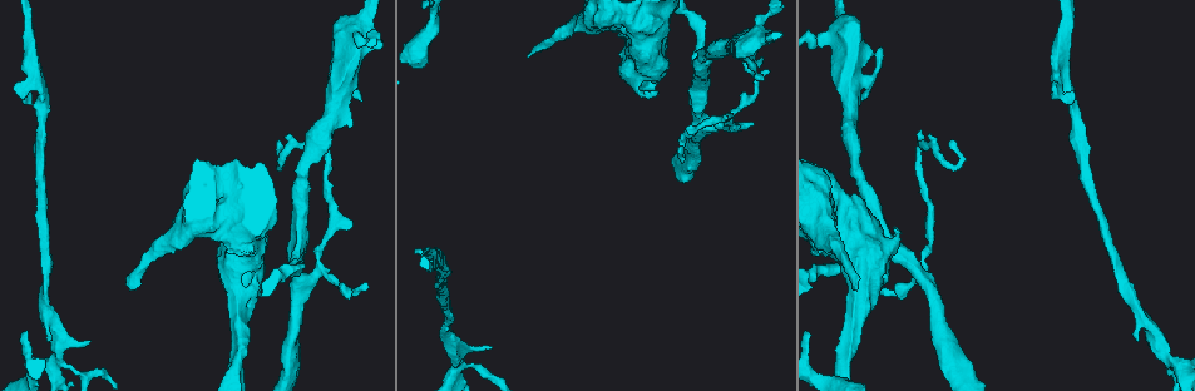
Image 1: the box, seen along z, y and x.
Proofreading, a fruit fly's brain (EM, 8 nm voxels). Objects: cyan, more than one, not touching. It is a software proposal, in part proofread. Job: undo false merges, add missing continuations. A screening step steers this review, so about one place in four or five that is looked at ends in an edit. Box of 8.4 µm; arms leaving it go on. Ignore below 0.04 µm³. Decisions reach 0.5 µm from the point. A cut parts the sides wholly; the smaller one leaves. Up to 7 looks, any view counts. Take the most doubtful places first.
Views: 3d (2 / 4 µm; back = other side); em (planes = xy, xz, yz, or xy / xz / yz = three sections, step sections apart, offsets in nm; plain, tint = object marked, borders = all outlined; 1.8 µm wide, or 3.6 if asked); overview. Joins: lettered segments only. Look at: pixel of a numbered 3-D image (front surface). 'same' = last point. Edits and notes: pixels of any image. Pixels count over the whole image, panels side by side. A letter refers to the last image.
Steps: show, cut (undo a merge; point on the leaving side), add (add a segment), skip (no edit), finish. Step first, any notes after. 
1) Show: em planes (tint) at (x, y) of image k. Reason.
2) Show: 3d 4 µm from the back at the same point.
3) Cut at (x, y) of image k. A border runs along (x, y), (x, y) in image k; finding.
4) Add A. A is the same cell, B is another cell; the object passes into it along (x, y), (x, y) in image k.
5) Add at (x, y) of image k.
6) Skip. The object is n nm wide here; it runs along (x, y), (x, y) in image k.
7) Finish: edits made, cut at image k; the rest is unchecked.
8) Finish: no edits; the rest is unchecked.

Show: 3d 4 µm at (855, 286) of image 1. An open end.

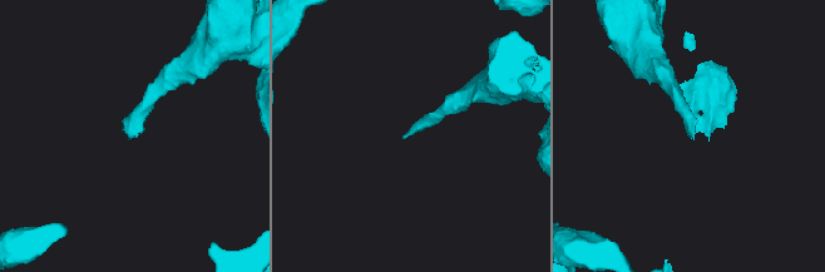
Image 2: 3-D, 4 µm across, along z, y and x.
Show: em yz step 8 (borders) at (129, 137) of image 2. Now the EM.

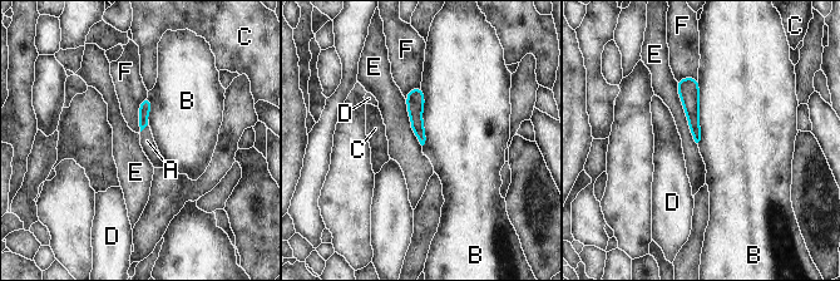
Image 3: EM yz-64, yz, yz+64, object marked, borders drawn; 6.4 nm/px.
Show: em planes (borders) at the same point.

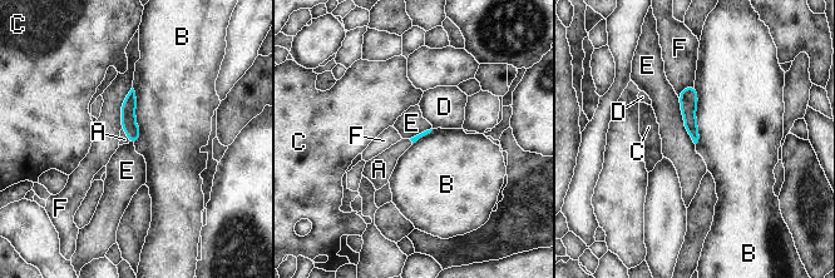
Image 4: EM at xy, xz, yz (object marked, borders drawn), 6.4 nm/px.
Add A. A is the same cell, B, C, D, E and F are other cells; the object passes into it along (128, 110), (127, 134), (124, 139) in image 4; it goes on there.

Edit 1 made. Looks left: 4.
Show: em xz step 8 (tint) at (363, 284) of image 1. Branch stops here.

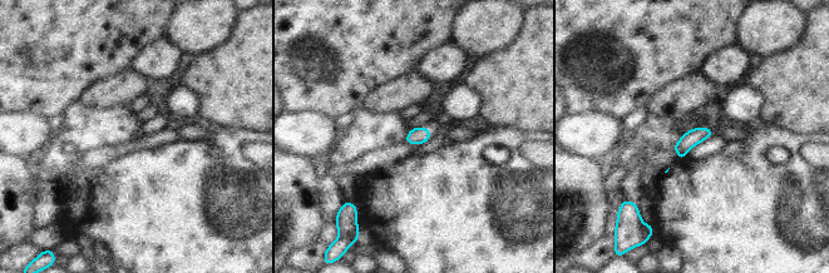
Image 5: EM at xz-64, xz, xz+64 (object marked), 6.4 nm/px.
Show: em planes (tint) at the same point.

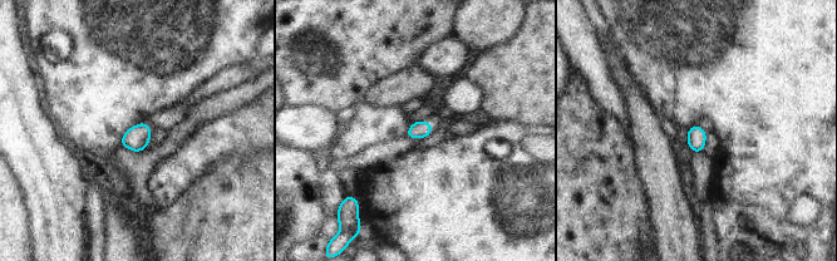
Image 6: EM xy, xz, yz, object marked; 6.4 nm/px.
Show: em planes (borders) at the same point.

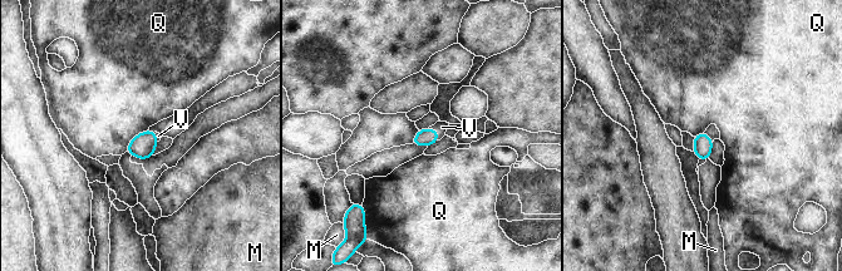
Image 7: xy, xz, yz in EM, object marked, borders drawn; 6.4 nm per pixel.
Add V. V is the same cell, M and Q are other cells; the object passes into it along (424, 137), (437, 131), (442, 127) in image 7; the neuron continues.

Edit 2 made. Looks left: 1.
Finish: edits made, add at image 4, add at image 7; the rest is unchecked.

